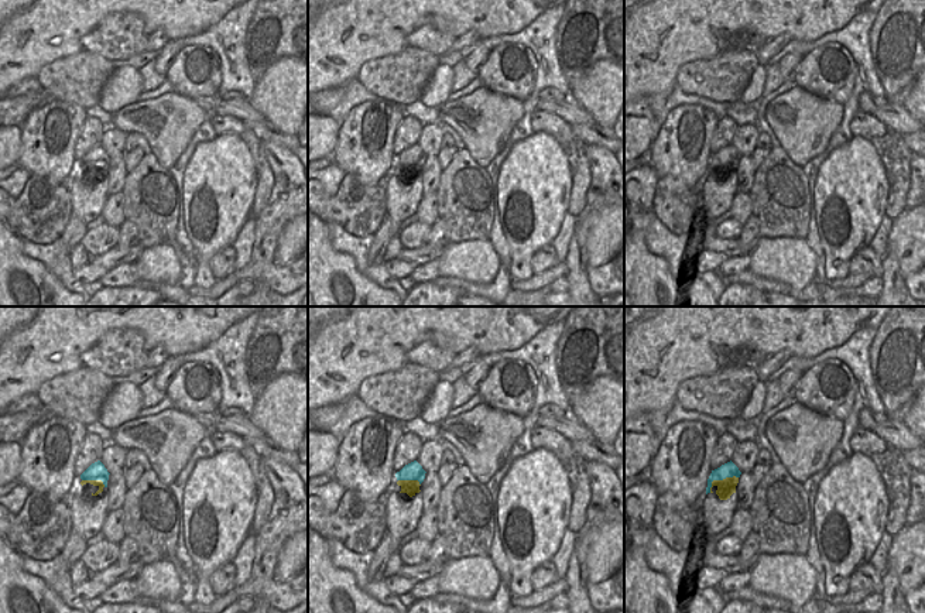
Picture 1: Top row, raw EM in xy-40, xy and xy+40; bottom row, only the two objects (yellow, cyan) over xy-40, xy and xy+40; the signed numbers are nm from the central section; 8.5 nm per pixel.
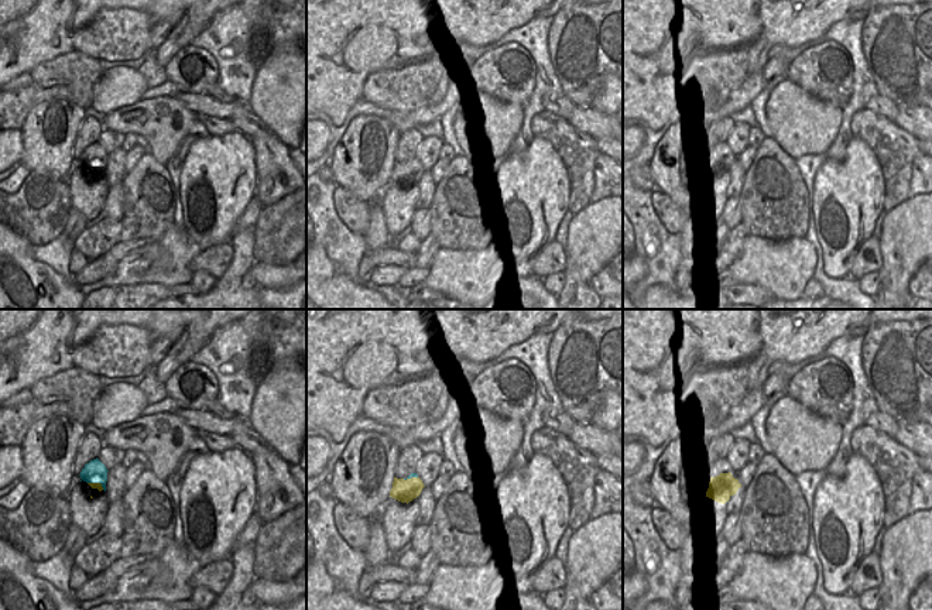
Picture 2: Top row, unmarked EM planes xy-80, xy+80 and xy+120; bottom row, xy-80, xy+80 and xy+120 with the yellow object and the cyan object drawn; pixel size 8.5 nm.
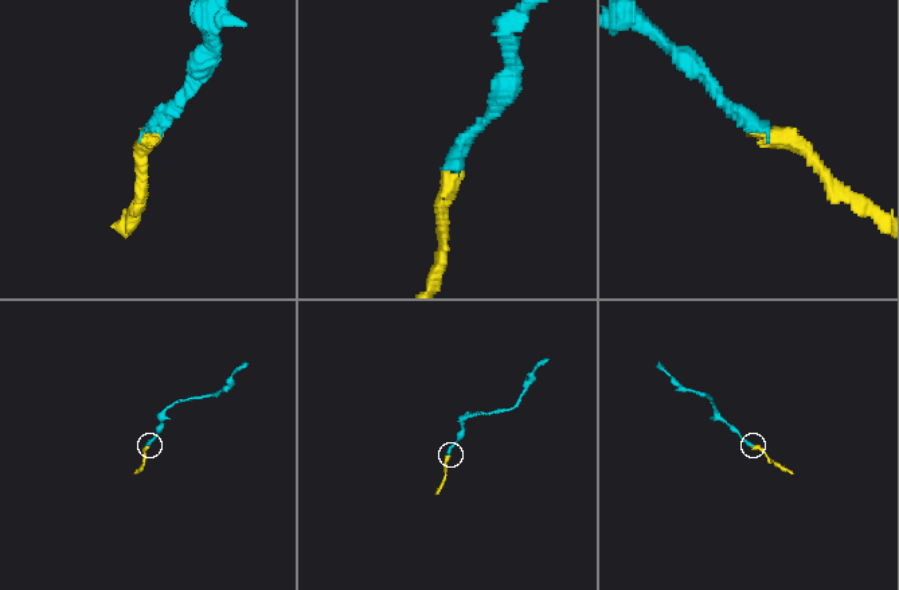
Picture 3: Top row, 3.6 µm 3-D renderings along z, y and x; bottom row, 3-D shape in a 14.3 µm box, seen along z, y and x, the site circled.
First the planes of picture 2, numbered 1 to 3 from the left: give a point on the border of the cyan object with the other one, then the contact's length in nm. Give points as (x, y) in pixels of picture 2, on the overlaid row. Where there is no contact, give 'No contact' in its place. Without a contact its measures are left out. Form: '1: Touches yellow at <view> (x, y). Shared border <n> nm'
1: Touches yellow at xy-80 (96, 483). Shared border 160 nm
2: Touches yellow at xy+80 (411, 477). Shared border 130 nm
3: No contact.

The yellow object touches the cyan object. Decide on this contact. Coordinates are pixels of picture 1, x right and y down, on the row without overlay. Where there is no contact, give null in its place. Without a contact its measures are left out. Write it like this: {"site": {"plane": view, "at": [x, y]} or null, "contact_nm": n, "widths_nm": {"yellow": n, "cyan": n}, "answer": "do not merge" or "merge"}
{"site": {"plane": "xy+40", "at": [719, 164]}, "contact_nm": 280, "widths_nm": {"yellow": 150, "cyan": 130}, "answer": "merge"}

